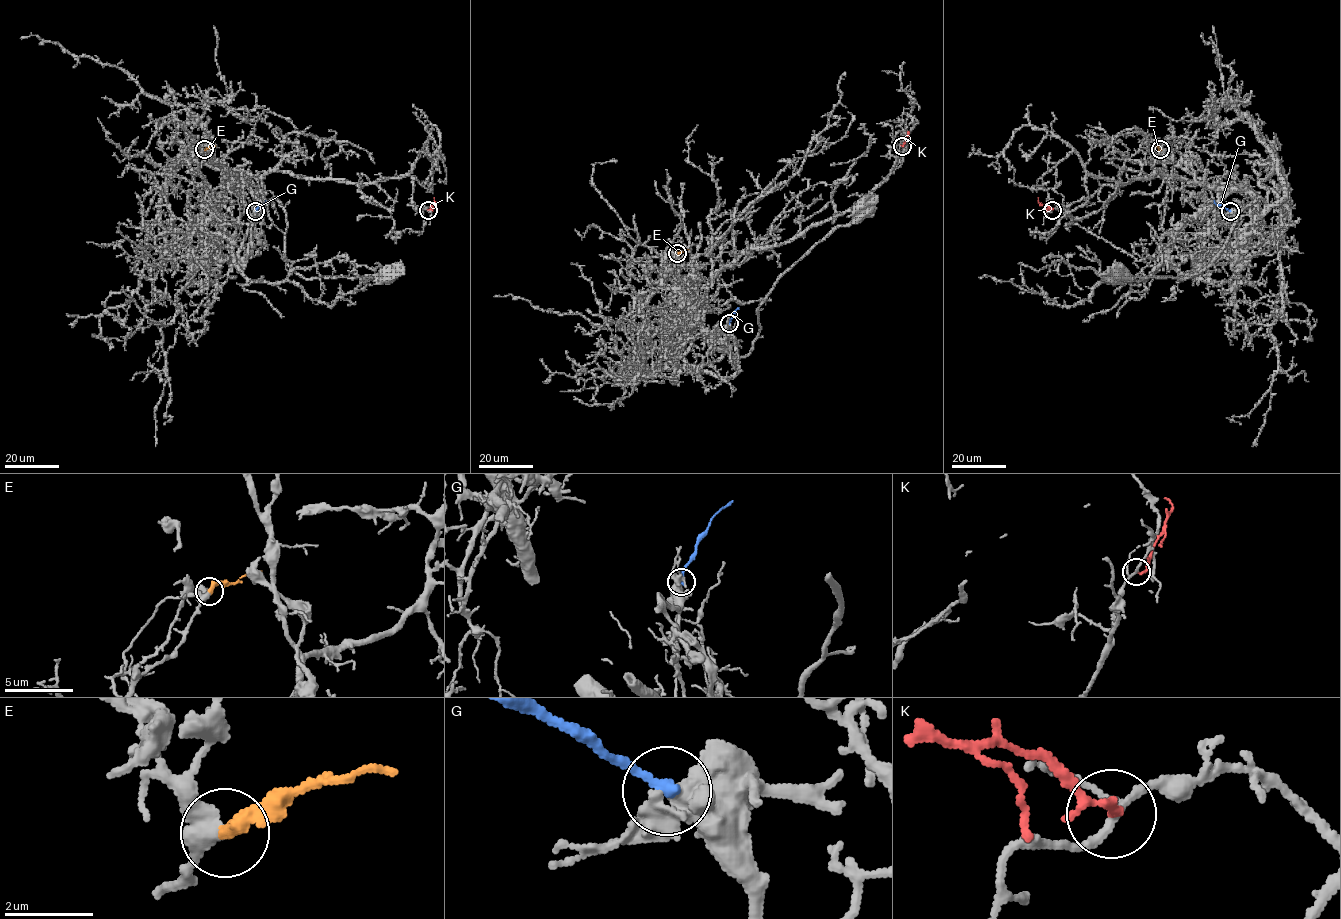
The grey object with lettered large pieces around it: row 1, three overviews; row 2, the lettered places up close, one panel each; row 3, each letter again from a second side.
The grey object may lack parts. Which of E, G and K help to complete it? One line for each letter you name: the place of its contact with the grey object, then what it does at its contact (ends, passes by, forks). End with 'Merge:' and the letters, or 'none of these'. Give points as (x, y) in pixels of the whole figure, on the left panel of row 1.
E: Touches grey at (204, 149). It ends there
Merge: E

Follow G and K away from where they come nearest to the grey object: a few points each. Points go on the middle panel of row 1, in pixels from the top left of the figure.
G: (729, 323), (739, 307)
K: (902, 145), (907, 131)

